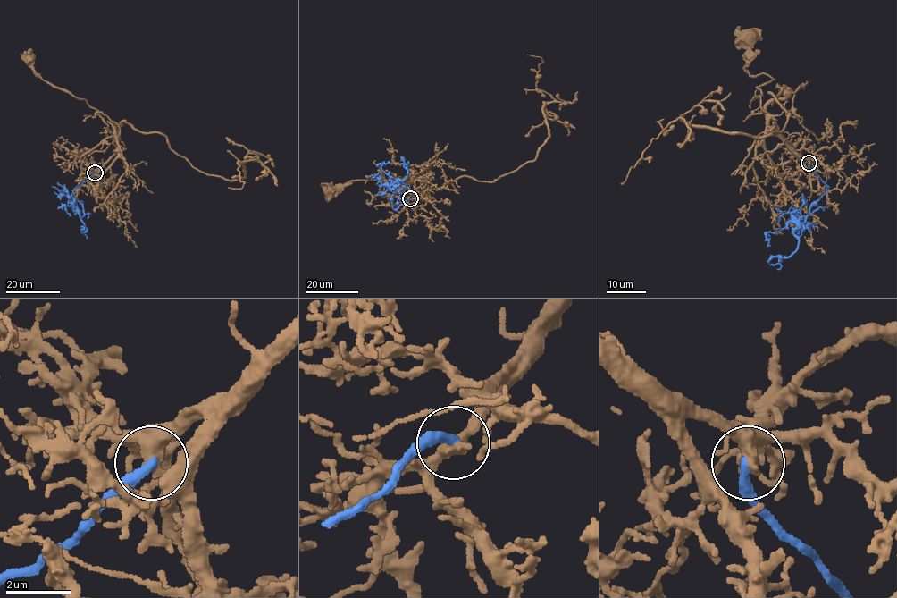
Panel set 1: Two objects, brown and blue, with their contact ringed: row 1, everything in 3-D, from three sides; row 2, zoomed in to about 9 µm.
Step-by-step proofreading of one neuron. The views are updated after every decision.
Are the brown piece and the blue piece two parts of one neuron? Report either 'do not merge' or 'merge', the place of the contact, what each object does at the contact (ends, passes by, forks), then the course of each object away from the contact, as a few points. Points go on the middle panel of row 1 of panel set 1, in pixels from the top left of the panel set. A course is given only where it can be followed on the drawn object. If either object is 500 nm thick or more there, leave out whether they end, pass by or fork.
do not merge; place (410, 198); brown passes by; blue ends; course brown (410, 198), (426, 180), (425, 174), (406, 177), (396, 191), (378, 180), (347, 181), (328, 190); course blue (410, 198), (397, 208), (392, 206), (394, 193), (390, 189), (398, 179), (406, 177), (407, 171), (401, 156)

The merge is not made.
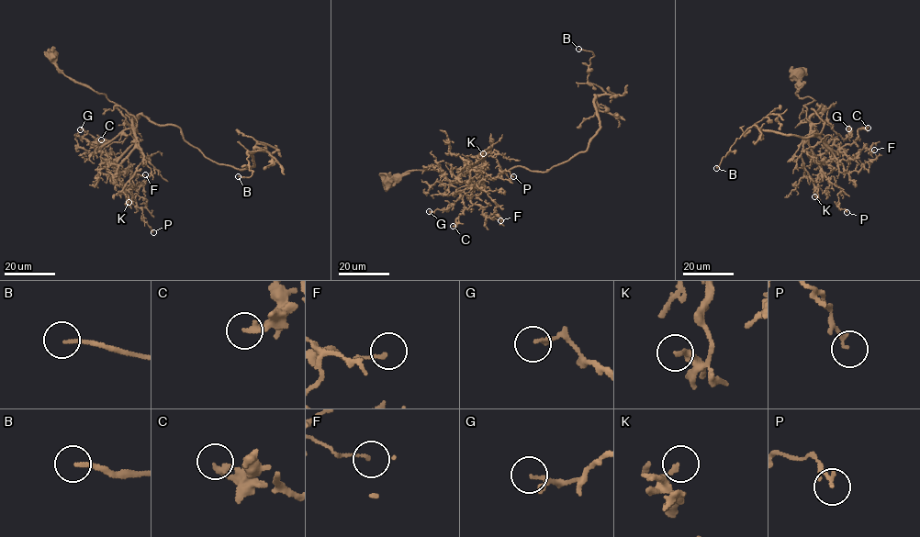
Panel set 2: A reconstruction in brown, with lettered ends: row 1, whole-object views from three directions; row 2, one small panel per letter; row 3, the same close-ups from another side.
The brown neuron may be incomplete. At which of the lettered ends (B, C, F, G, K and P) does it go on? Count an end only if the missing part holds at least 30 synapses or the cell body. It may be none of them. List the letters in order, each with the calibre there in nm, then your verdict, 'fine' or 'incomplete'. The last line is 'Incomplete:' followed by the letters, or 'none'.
B: calibre 160 nm; fine
C: calibre 240 nm; fine
F: calibre 110 nm; fine
G: calibre 140 nm; fine
K: calibre 180 nm; fine
P: calibre 150 nm; fine
Incomplete: none

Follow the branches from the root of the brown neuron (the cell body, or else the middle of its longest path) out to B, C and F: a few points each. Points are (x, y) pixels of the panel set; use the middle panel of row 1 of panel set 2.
B: (387, 180), (434, 169), (454, 181), (480, 164), (480, 181), (585, 151), (605, 93), (578, 49)
C: (387, 180), (434, 169), (454, 181), (463, 167), (480, 164), (481, 171), (460, 193), (464, 212), (453, 226)
F: (387, 180), (434, 169), (454, 181), (463, 167), (480, 164), (481, 171), (464, 193), (485, 215), (500, 220)

